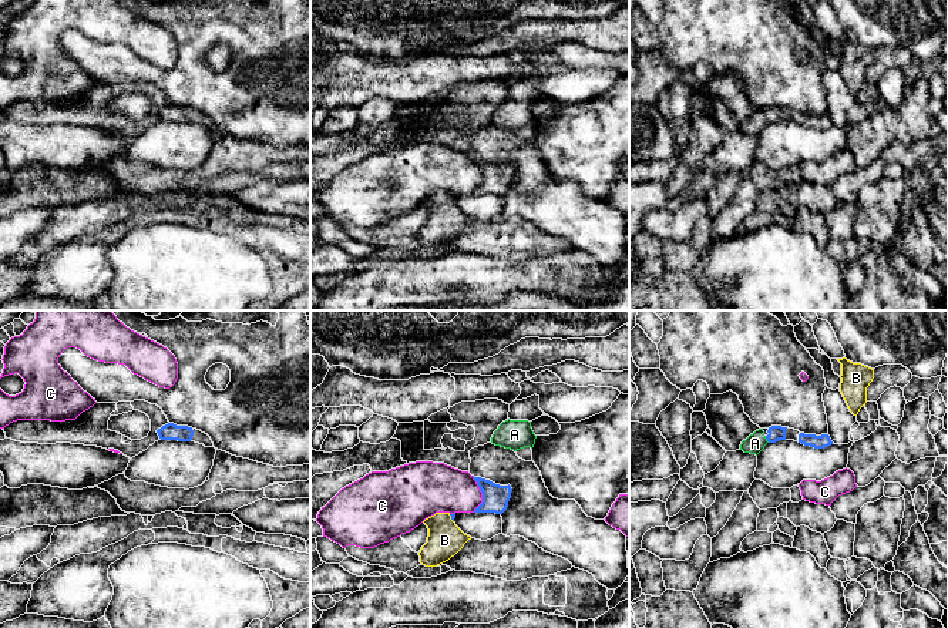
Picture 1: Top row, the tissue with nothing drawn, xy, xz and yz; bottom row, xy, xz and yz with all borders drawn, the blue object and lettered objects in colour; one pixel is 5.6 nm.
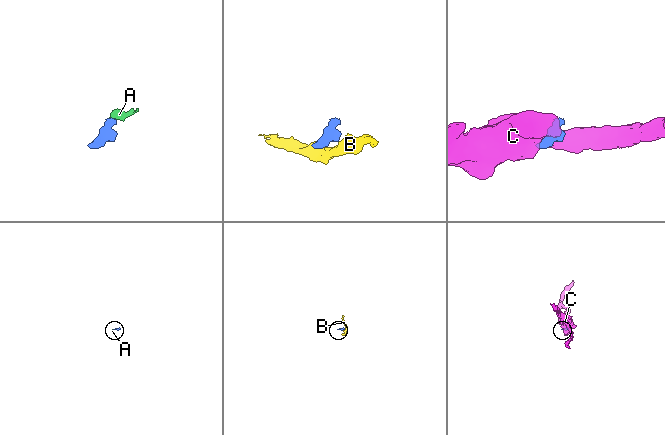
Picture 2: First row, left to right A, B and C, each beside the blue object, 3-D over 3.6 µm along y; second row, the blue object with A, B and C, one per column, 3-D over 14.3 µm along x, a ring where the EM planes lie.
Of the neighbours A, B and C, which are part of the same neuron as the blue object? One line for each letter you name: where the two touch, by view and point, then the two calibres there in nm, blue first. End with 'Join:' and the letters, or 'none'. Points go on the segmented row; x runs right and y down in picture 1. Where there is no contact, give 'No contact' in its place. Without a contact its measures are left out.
A: Touches blue at yz (766, 437). Thickness 90 nm (blue) against 110 nm
Join: A

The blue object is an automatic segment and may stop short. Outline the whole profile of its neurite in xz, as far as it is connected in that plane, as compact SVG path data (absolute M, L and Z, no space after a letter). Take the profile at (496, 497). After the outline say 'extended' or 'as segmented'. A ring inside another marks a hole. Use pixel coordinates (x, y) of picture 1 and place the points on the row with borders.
M474 477L474 480L483 493L483 503L475 508L474 513L502 514L507 510L511 498L511 486L500 486L481 477Z; as segmented

